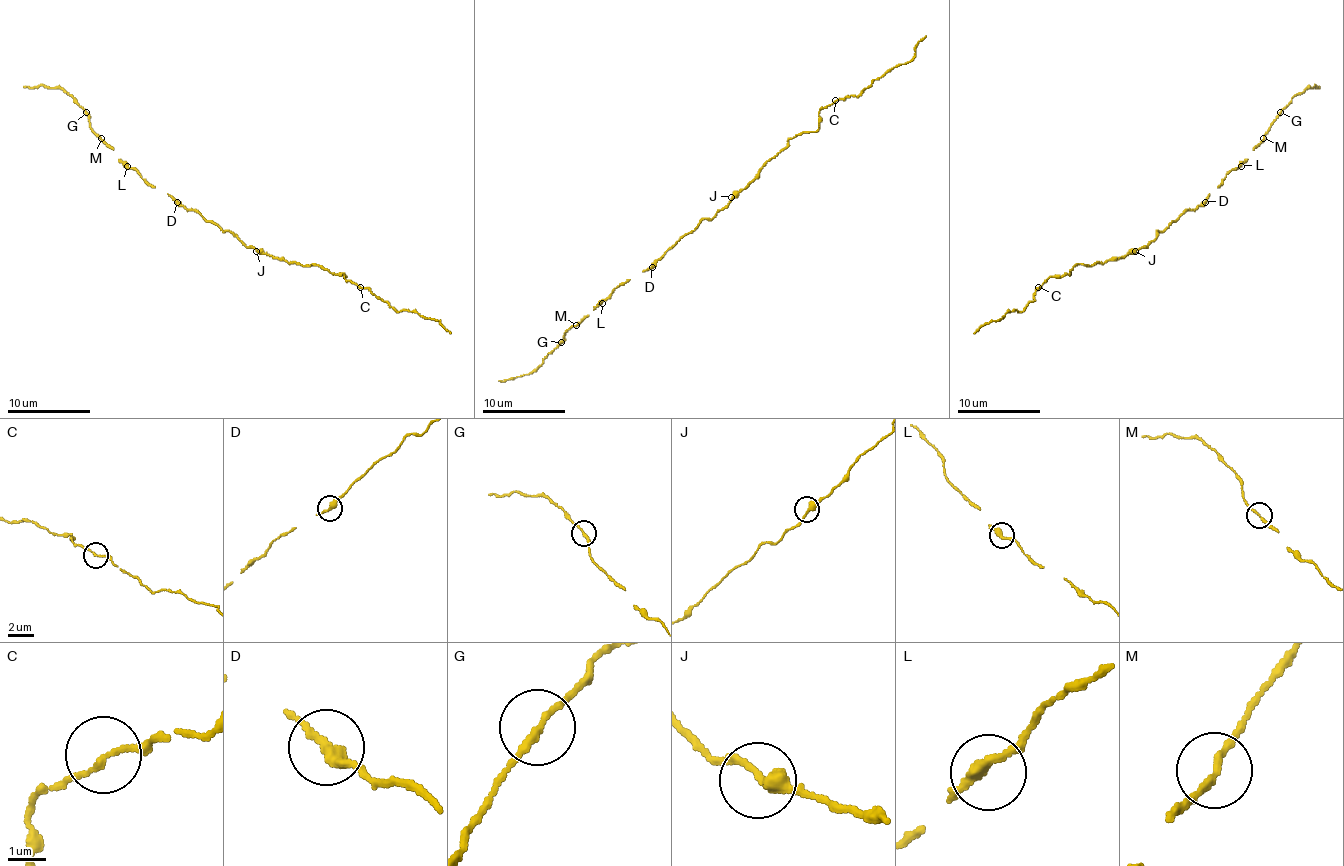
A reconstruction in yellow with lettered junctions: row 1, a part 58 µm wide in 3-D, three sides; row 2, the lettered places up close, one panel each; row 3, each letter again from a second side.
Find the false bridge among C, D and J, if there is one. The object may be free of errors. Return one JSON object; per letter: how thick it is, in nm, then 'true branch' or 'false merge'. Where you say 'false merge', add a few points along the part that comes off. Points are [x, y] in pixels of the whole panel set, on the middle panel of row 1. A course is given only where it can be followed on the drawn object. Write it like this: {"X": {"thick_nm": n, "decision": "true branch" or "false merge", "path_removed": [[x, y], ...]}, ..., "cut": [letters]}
{"C": {"thick_nm": 160, "decision": "true branch"}, "D": {"thick_nm": 320, "decision": "true branch"}, "J": {"thick_nm": 360, "decision": "true branch"}, "cut": []}

